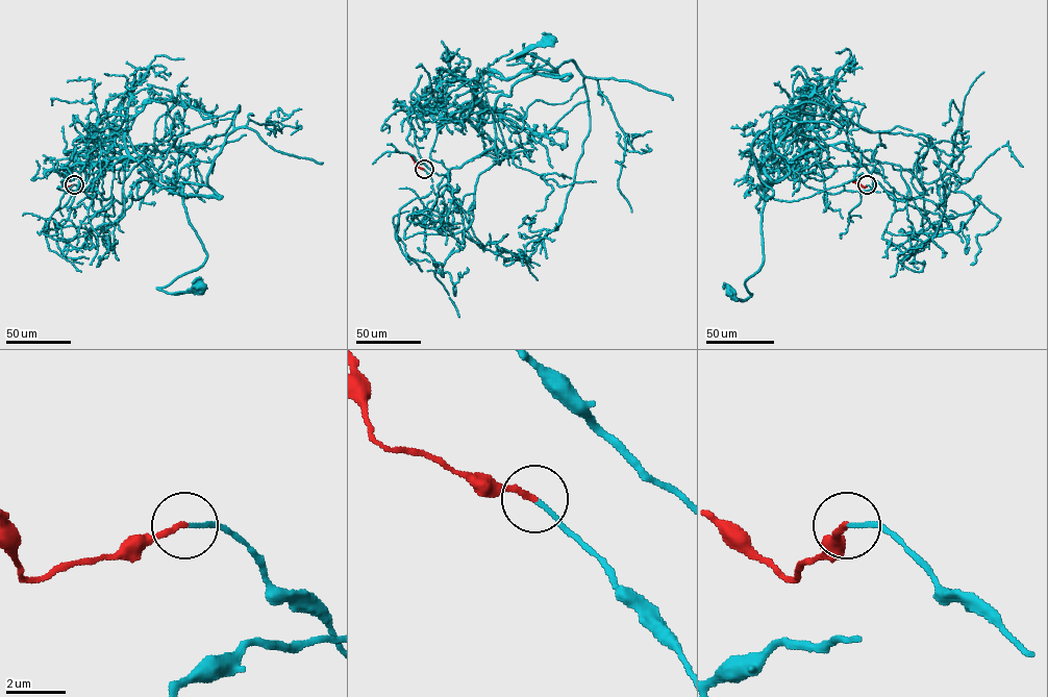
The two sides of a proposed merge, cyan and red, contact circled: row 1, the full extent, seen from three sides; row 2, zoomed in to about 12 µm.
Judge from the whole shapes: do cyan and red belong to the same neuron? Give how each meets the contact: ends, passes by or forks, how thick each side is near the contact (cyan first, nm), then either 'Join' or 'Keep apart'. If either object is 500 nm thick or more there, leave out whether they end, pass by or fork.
At the ring cyan ends. At the ring red ends. Thickness 130 nm (cyan) against 190 nm. Join

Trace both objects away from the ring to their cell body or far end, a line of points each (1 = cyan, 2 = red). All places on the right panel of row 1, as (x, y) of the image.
1: (867, 184), (896, 199), (844, 142), (793, 158), (766, 182), (751, 295), (731, 294)
2: (867, 184), (864, 188), (853, 181)

